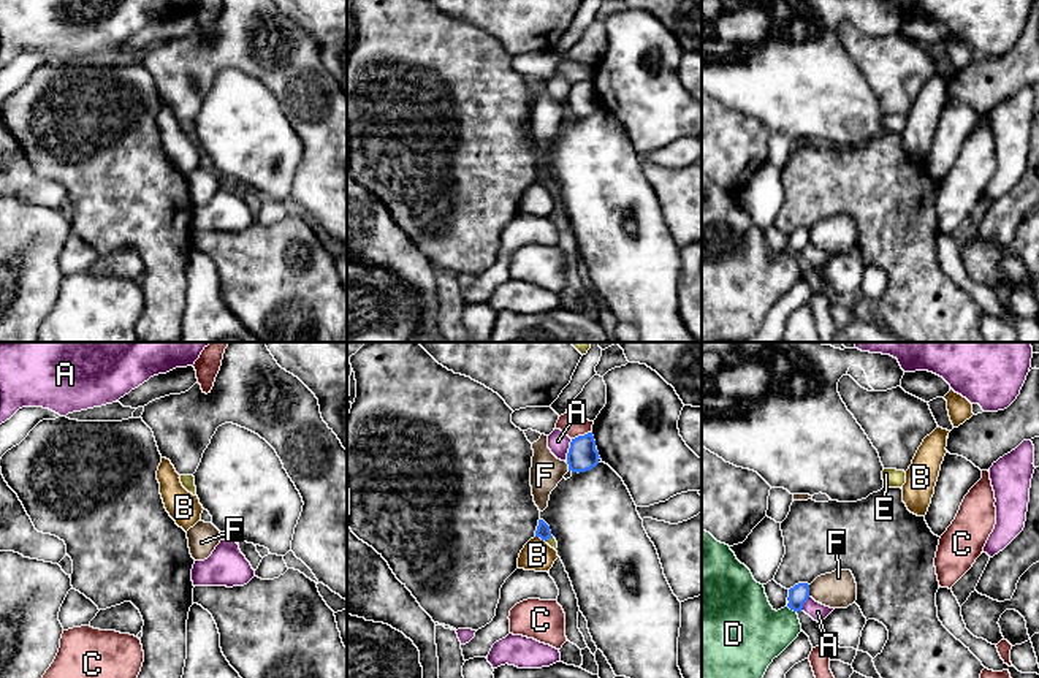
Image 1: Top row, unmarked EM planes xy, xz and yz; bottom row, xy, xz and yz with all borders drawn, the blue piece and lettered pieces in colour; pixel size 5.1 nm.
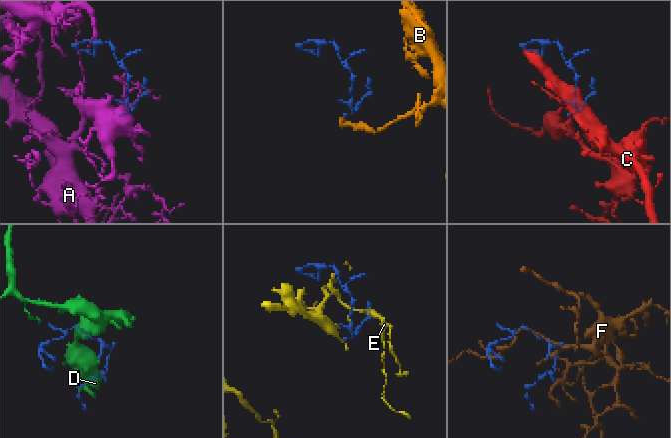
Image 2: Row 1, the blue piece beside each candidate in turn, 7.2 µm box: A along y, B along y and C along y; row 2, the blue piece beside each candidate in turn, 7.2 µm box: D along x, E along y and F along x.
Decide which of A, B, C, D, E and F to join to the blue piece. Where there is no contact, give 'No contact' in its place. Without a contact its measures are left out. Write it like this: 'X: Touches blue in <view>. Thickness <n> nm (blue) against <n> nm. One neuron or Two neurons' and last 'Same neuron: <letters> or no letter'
A: Touches blue in xz. Thickness 150 nm (blue) against 110 nm. Two neurons
B: Touches blue in xz. Thickness 70 nm (blue) against 160 nm. Two neurons
C: Touches blue in xz. Thickness 150 nm (blue) against 110 nm. Two neurons
D: Touches blue in yz. Thickness 100 nm (blue) against 340 nm. Two neurons
E: Touches blue in xz. Thickness 70 nm (blue) against 50 nm. Two neurons
F: Touches blue in yz. Thickness 100 nm (blue) against 190 nm. Two neurons
Same neuron: no letter

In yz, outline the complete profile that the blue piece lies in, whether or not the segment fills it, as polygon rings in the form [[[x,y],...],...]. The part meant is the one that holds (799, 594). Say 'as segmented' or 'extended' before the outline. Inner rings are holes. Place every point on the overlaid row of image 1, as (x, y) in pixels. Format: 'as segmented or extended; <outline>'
as segmented; [[[798,583],[789,589],[787,607],[798,613],[798,611],[801,611],[803,604],[808,600],[808,597],[809,597],[809,585]]]

